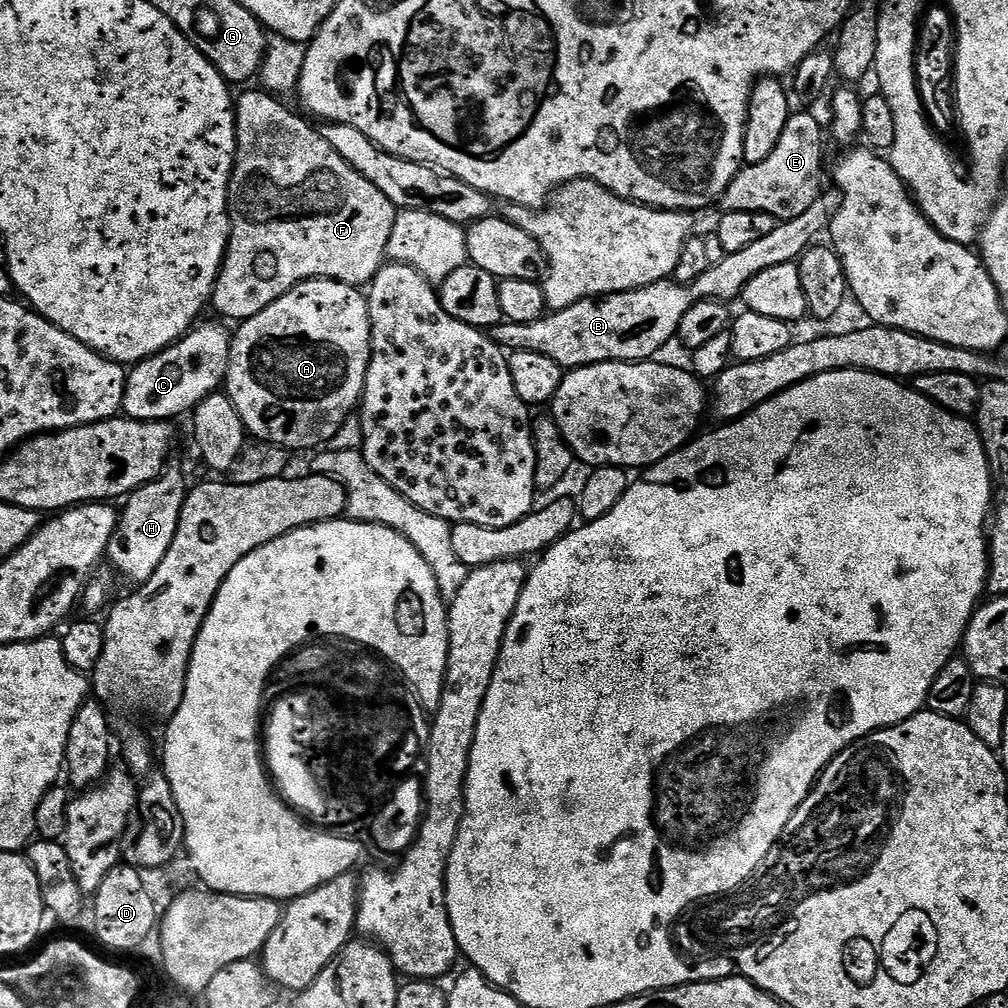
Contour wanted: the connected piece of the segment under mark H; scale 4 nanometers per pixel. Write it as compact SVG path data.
M172 468L127 497L126 506L124 510L121 509L118 518L118 536L125 541L124 548L119 542L113 542L108 545L106 556L109 561L112 559L117 570L132 585L145 584L161 565L166 551L173 545L187 493L185 478Z

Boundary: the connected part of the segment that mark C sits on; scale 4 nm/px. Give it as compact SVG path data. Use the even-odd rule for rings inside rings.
M201 323L156 356L131 365L122 409L127 419L172 422L175 416L191 413L205 398L225 387L233 333L227 323L216 323L220 324Z

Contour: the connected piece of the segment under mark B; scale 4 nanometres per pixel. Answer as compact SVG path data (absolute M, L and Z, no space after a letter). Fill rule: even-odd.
M835 190L821 191L820 197L798 218L777 223L770 234L758 238L746 250L721 255L702 278L689 286L678 284L675 279L659 280L645 288L629 292L615 292L605 296L591 296L566 306L560 312L549 311L538 322L501 322L491 329L493 342L505 350L521 352L530 350L534 354L546 354L554 358L566 370L585 368L588 364L605 364L611 360L648 362L655 352L660 352L679 333L682 314L698 300L732 299L743 293L750 281L758 278L762 270L773 266L796 264L807 248L813 247L820 235L827 233L832 219L840 209L840 193Z

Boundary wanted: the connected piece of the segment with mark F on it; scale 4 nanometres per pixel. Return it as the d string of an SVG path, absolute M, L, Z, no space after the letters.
M257 90L257 92L244 92L241 96L239 93L238 99L235 101L236 161L232 167L232 177L228 187L228 213L232 229L228 239L228 249L224 255L224 265L220 268L210 301L211 307L213 309L216 307L216 312L220 315L217 317L228 322L233 322L232 320L243 322L254 318L254 314L266 310L266 306L270 306L278 298L282 298L282 294L286 294L291 288L301 284L303 280L337 280L353 286L371 285L372 279L376 277L376 271L383 268L386 263L390 230L394 230L394 218L398 210L390 202L390 198L386 198L386 194L382 194L382 190L378 190L378 186L366 182L366 178L362 178L362 174L358 174L358 170L351 168L334 150L334 146L330 146L330 142L326 142L326 138L320 136L315 127L312 129L298 113L291 112L280 100L283 99L263 90Z

